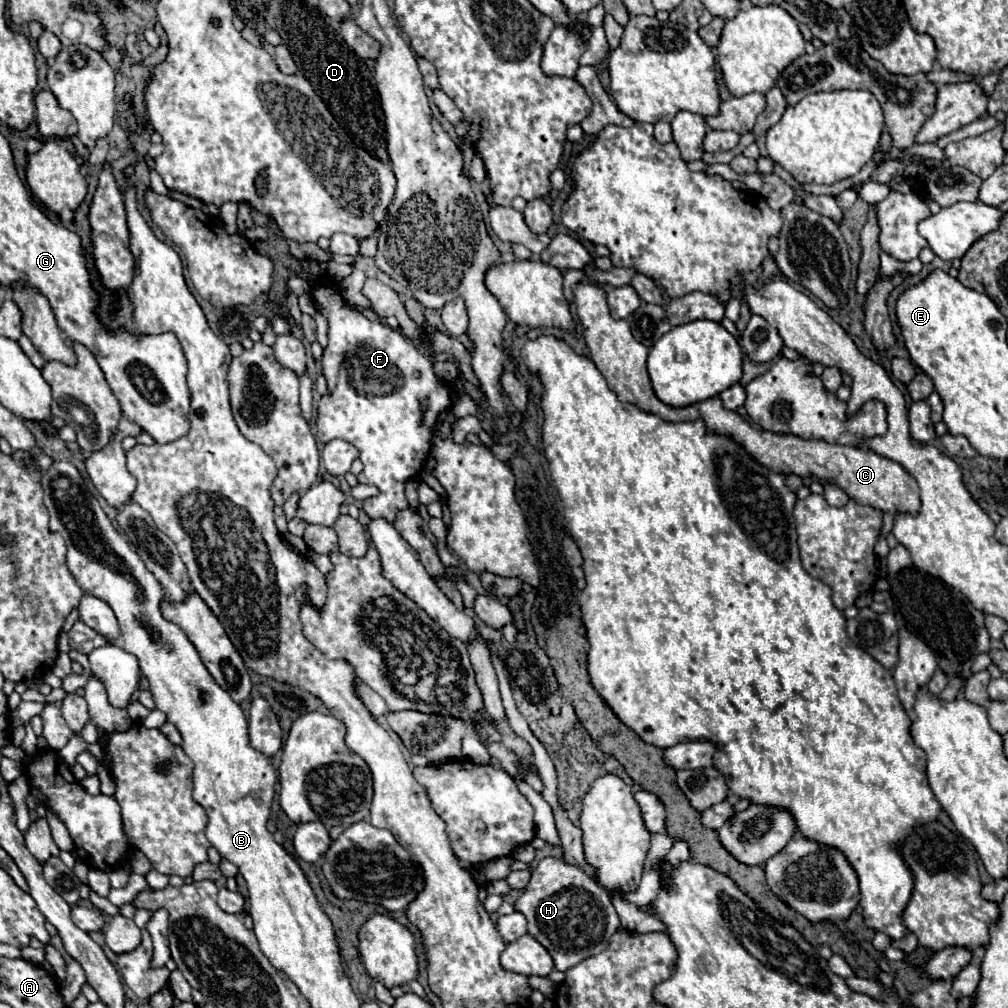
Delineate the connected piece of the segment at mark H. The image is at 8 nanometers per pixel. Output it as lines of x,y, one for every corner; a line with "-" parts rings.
554,856
542,858
532,870
528,888
522,890
514,910
526,916
528,934
548,950
556,970
568,970
574,964
600,954
608,948
608,940
620,928
620,918
606,890
600,888
580,866

